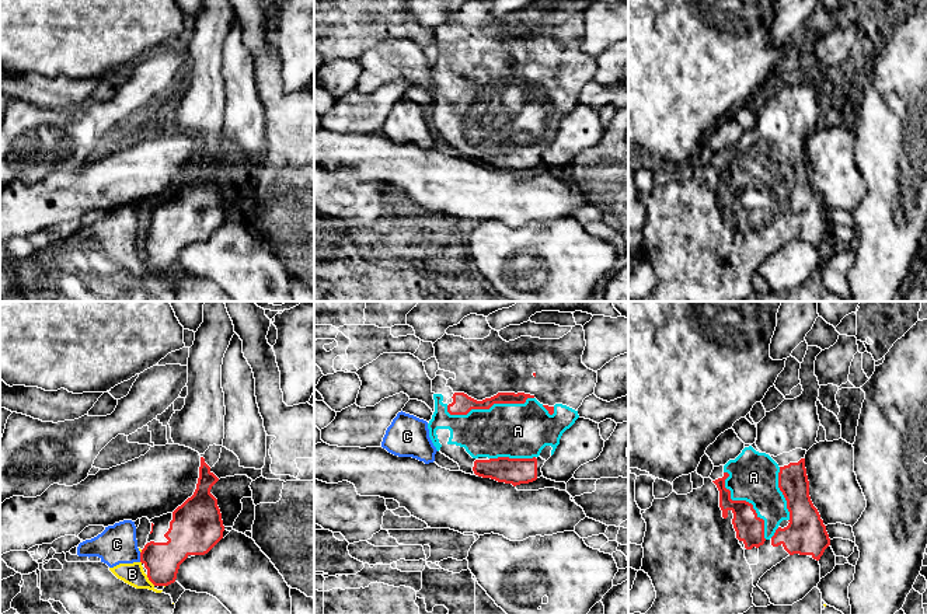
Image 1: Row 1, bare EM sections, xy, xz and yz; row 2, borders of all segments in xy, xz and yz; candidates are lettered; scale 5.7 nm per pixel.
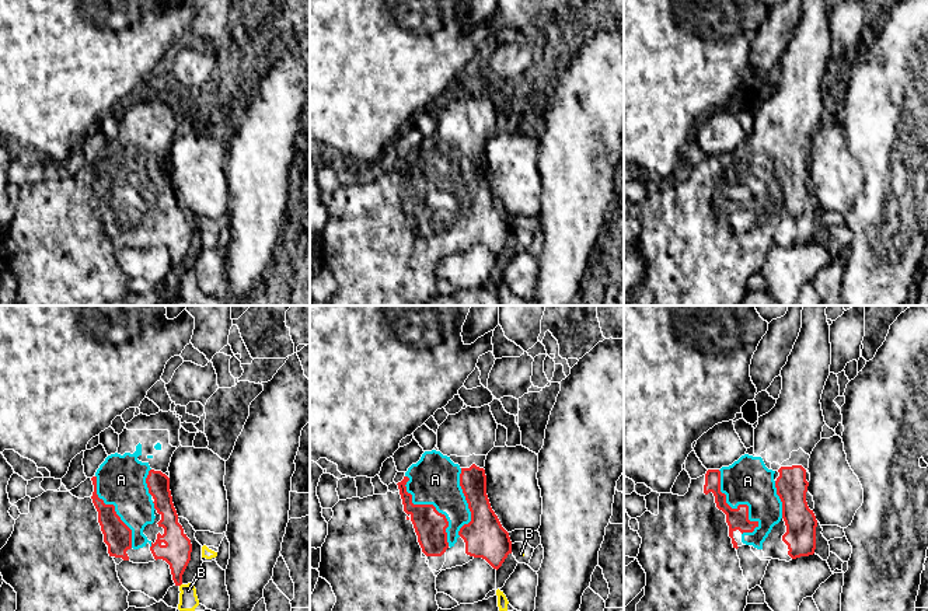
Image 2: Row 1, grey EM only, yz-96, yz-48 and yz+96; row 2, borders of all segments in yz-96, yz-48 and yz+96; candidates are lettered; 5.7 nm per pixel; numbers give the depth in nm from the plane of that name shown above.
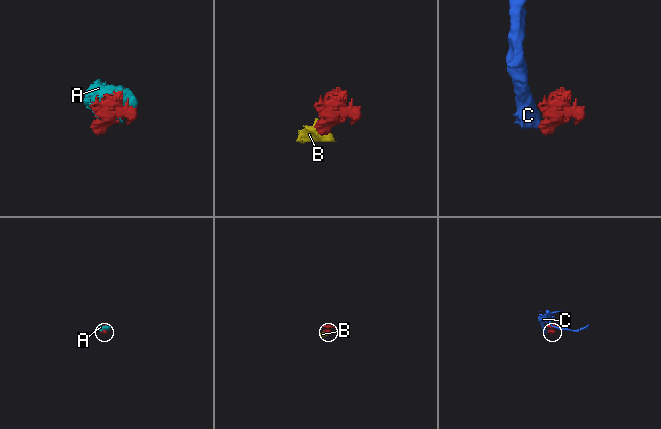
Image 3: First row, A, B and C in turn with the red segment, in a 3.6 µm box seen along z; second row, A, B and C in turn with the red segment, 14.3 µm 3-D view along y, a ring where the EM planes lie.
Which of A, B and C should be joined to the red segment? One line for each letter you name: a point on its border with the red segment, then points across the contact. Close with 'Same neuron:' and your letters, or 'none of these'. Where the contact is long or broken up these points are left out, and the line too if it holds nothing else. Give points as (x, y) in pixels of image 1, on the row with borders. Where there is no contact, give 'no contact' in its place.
A: contact xz (490, 407)
Same neuron: A

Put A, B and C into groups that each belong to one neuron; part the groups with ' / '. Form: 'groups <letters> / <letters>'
groups A / B C

